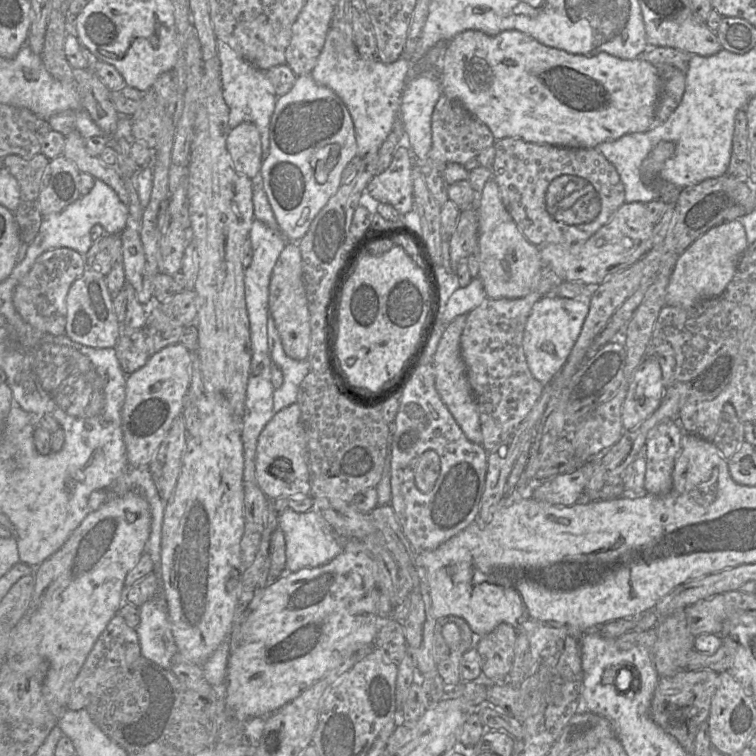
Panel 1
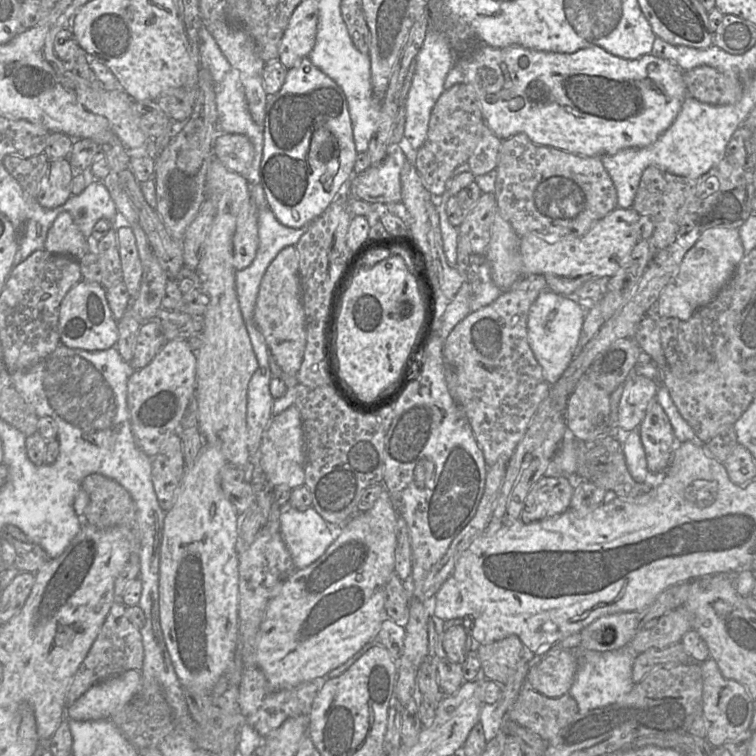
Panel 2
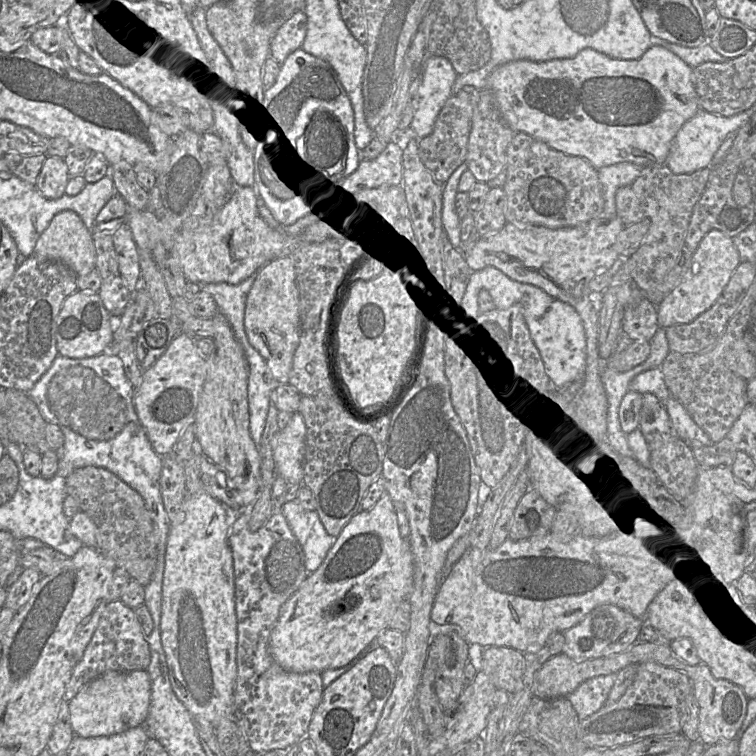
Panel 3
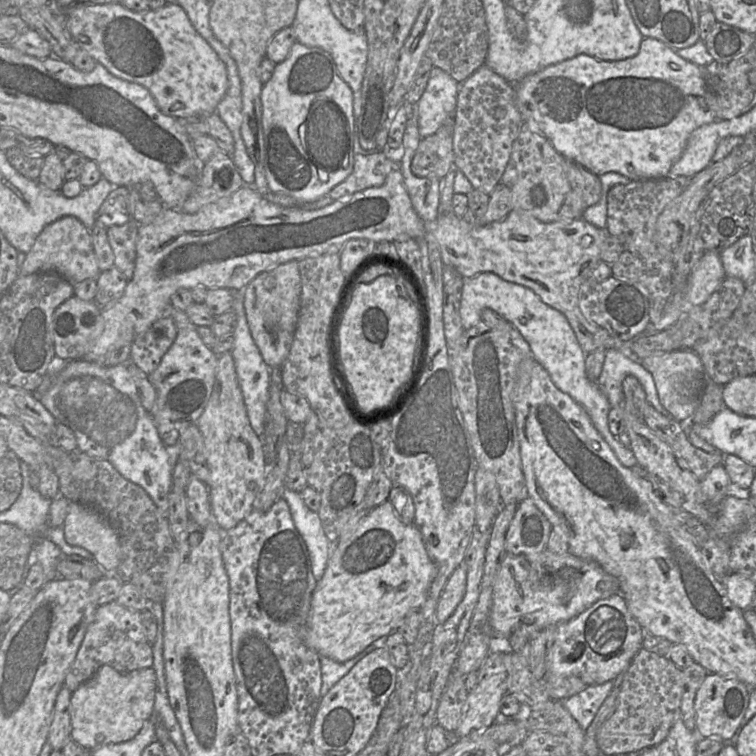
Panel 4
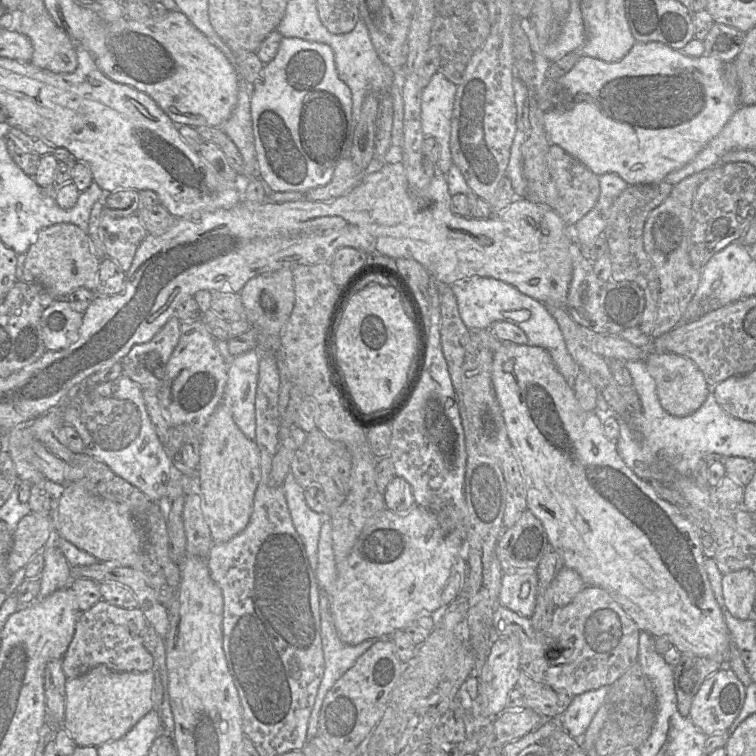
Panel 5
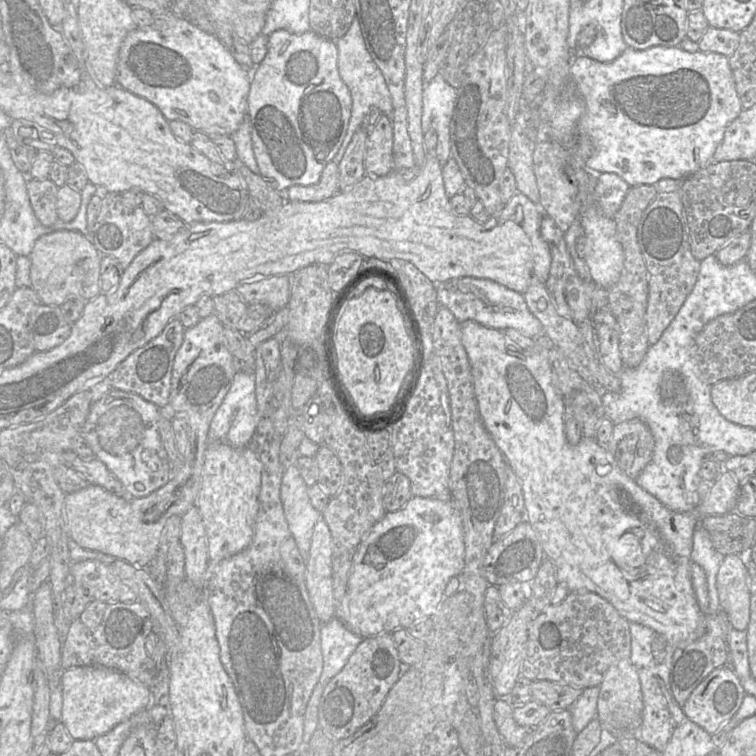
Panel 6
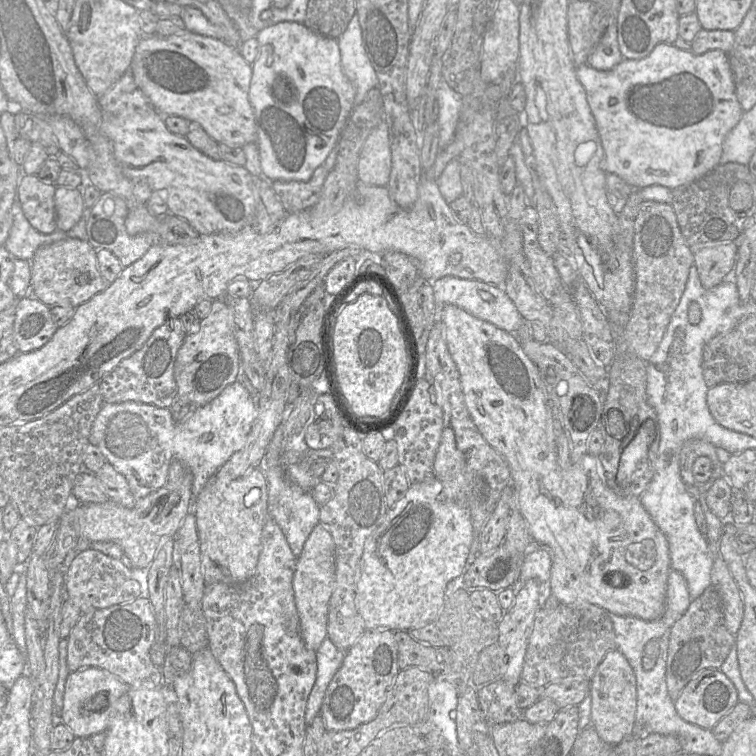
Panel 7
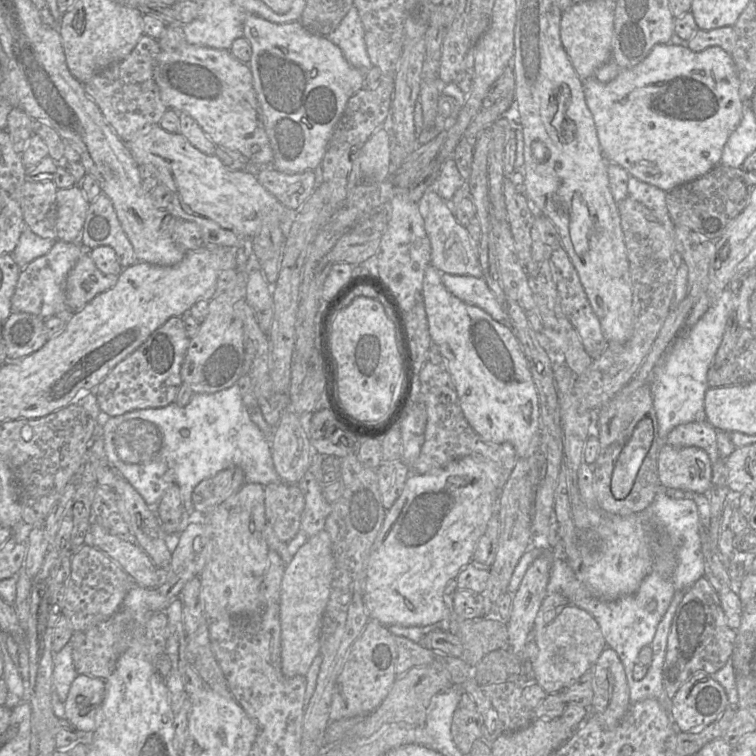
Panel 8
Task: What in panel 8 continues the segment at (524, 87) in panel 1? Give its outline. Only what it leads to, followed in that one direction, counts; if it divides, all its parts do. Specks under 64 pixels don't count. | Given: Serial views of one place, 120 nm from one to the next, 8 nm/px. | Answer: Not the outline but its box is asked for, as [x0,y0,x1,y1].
[582,43,746,192]

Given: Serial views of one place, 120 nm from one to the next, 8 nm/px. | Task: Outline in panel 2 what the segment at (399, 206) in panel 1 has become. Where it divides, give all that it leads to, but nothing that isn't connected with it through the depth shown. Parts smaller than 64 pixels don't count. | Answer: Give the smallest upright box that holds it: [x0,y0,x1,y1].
[348,144,405,203]

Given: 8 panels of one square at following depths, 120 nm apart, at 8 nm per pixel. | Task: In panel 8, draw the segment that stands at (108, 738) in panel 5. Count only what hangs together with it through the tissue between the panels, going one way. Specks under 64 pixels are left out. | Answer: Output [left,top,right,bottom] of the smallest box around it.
[64,674,106,732]

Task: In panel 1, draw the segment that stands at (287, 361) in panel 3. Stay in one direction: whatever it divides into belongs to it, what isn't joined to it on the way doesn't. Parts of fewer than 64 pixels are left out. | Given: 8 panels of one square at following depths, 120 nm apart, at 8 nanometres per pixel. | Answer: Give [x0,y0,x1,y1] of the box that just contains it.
[269,242,311,360]

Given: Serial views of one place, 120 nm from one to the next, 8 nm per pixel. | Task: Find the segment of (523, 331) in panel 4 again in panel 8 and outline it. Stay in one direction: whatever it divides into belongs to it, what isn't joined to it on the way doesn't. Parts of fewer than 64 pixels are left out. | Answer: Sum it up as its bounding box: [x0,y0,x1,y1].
[440,273,507,323]

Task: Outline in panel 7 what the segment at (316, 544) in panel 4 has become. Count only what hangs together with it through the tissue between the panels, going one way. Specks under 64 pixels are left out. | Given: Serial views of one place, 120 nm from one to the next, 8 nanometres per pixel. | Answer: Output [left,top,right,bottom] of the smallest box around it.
[265,465,321,557]

